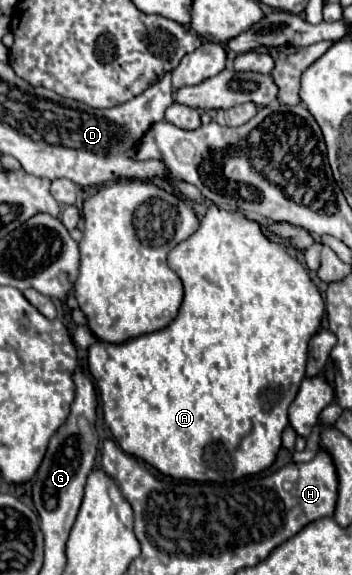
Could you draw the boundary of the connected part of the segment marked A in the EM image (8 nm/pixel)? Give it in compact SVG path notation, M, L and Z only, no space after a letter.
M212 205L206 211L194 235L190 235L184 243L180 243L178 247L170 251L168 265L184 283L184 301L182 301L178 317L166 329L140 335L138 339L130 339L128 343L110 345L110 343L96 341L94 345L88 347L86 365L100 391L104 421L110 427L114 439L118 441L124 453L140 457L144 463L152 465L162 475L172 477L172 479L218 483L220 477L222 481L236 481L246 475L262 473L276 461L276 455L282 449L282 431L288 425L288 407L298 393L300 381L306 377L304 367L306 367L306 357L308 357L308 339L312 337L312 333L318 331L320 319L324 315L324 301L316 285L310 281L304 265L296 257L292 257L284 245L270 241L262 233L258 223L248 221L240 213L228 213L224 209L218 209L216 205Z

